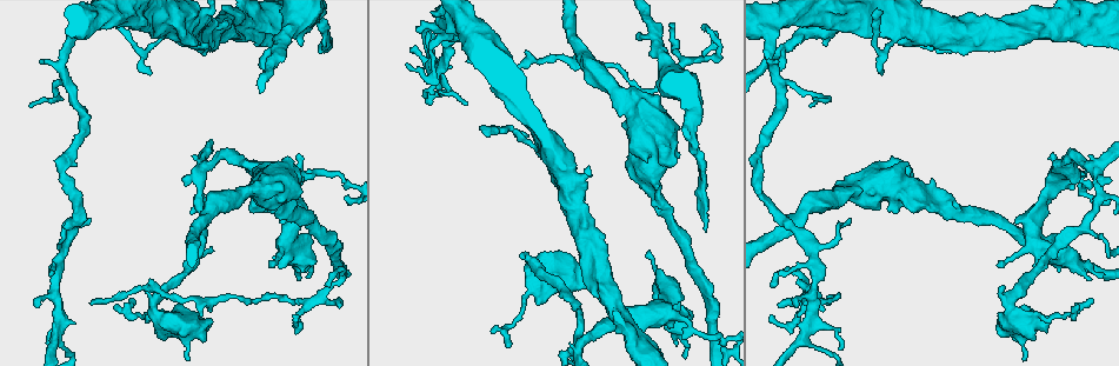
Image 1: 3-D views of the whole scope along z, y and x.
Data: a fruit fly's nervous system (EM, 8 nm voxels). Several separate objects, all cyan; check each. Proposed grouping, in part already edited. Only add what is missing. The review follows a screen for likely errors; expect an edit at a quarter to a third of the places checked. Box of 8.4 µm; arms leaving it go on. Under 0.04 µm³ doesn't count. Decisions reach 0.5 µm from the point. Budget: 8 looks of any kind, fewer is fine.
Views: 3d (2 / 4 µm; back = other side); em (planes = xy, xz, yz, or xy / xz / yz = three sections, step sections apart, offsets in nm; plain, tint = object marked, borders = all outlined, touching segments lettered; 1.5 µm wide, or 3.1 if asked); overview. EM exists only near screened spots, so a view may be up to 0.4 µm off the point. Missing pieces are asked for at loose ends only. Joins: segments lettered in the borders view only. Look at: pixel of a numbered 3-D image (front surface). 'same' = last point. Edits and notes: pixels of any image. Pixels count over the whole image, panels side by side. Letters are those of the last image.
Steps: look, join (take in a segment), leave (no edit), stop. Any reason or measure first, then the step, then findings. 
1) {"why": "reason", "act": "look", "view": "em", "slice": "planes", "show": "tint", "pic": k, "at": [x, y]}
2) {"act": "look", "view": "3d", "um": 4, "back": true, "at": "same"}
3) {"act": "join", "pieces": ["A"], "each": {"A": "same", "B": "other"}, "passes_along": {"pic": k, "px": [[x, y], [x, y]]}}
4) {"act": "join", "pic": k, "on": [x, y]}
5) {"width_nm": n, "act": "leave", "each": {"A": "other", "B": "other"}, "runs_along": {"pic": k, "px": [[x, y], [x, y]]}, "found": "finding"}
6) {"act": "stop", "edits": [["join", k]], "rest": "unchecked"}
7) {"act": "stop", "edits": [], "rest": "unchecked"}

{"why": "tapers out", "act": "look", "view": "em", "slice": "planes", "show": "borders", "pic": 1, "at": [705, 227]}

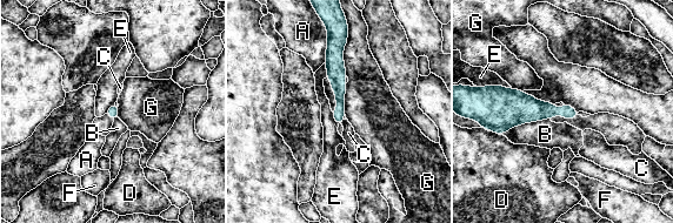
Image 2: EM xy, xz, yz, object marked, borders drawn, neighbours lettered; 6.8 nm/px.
{"act": "leave", "each": {"A": "other", "B": "other", "C": "other", "D": "other", "E": "other", "F": "other", "G": "other"}, "found": "no lettered segment goes on from it"}

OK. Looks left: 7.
{"why": "free end", "act": "look", "view": "em", "slice": "planes", "show": "borders", "pic": 1, "at": [200, 43]}

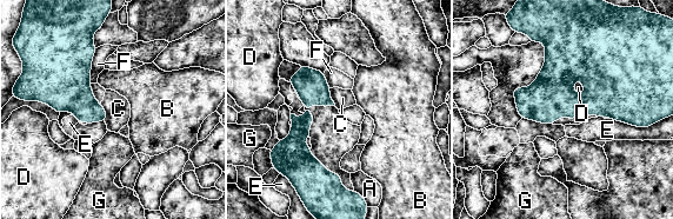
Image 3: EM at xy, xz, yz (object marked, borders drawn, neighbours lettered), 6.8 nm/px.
{"act": "leave", "each": {"A": "other", "B": "other", "C": "other", "D": "other", "E": "other", "F": "other", "G": "other"}, "found": "none of them fits"}

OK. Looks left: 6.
{"act": "look", "view": "3d", "um": 4, "pic": 1, "at": [999, 267]}

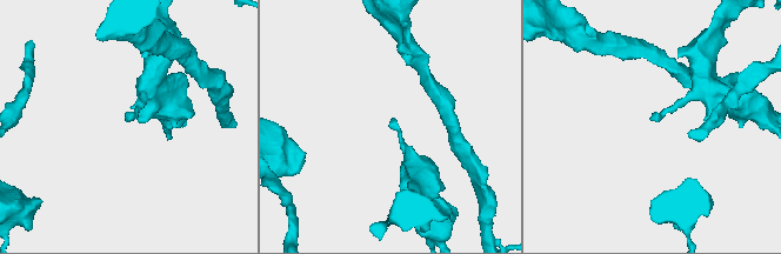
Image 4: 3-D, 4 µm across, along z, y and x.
{"act": "look", "view": "em", "slice": "xz", "step": 4, "show": "tint", "pic": 4, "at": [650, 119]}

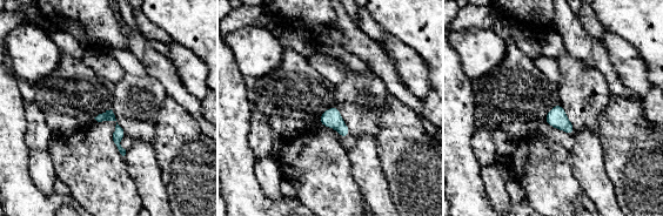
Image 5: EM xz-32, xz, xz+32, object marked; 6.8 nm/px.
{"act": "look", "view": "em", "slice": "planes", "show": "borders", "at": "same"}

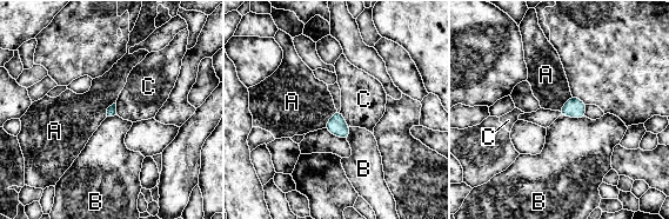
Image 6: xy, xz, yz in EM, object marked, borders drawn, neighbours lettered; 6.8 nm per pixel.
{"act": "leave", "each": {"A": "other", "B": "other", "C": "other"}, "border": {"pic": 6, "px": [[339, 111], [348, 126]]}, "found": "none of them fits"}

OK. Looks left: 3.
{"act": "stop", "edits": [], "rest": "unchecked"}

